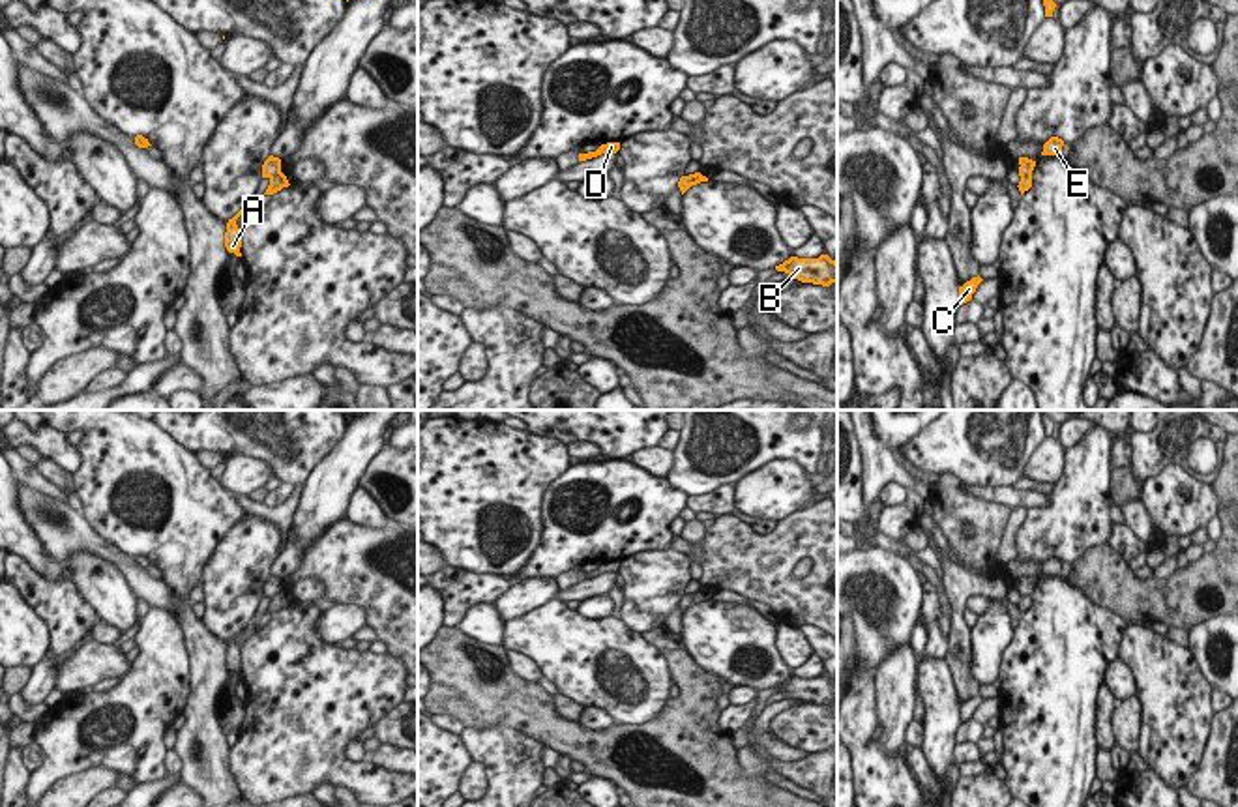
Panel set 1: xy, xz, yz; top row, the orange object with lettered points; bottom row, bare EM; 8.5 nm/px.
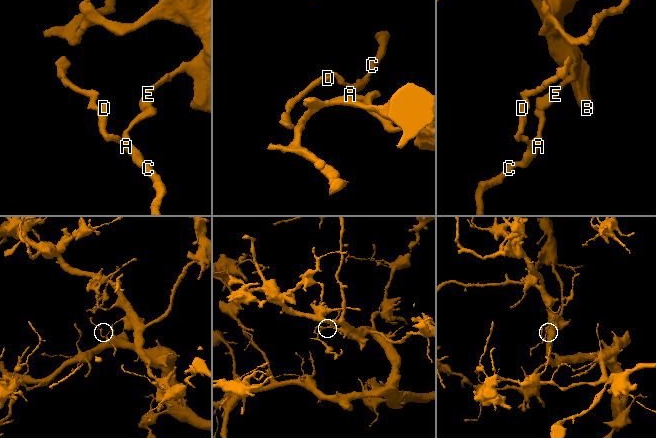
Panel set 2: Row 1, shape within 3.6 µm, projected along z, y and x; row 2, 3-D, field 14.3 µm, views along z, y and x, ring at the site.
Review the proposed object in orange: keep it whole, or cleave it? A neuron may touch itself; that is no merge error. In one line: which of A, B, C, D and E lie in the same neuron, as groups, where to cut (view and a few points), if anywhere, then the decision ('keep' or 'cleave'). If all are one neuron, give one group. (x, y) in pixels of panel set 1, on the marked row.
A C D / B E | xy (280, 171), (270, 180) | cleave

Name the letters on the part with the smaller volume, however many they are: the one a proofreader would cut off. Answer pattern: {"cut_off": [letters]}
{"cut_off": ["A", "C", "D"]}

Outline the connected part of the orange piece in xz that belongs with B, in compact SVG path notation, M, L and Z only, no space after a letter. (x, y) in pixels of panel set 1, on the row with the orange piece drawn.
M820 255L818 258L798 258L790 257L783 264L775 266L777 271L785 271L787 279L798 279L802 283L813 283L830 286L837 283L837 262L828 255Z

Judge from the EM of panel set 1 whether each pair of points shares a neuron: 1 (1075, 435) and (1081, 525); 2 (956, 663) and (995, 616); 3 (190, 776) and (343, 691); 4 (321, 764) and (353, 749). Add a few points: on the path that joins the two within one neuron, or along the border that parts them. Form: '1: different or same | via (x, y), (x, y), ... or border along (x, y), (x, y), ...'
1: different | border along (1092, 429), (1066, 452)
2: different | border along (971, 630), (971, 676), (980, 686)
3: different | border along (229, 748), (229, 772), (238, 787)
4: different | border along (343, 746), (347, 759), (368, 761)

